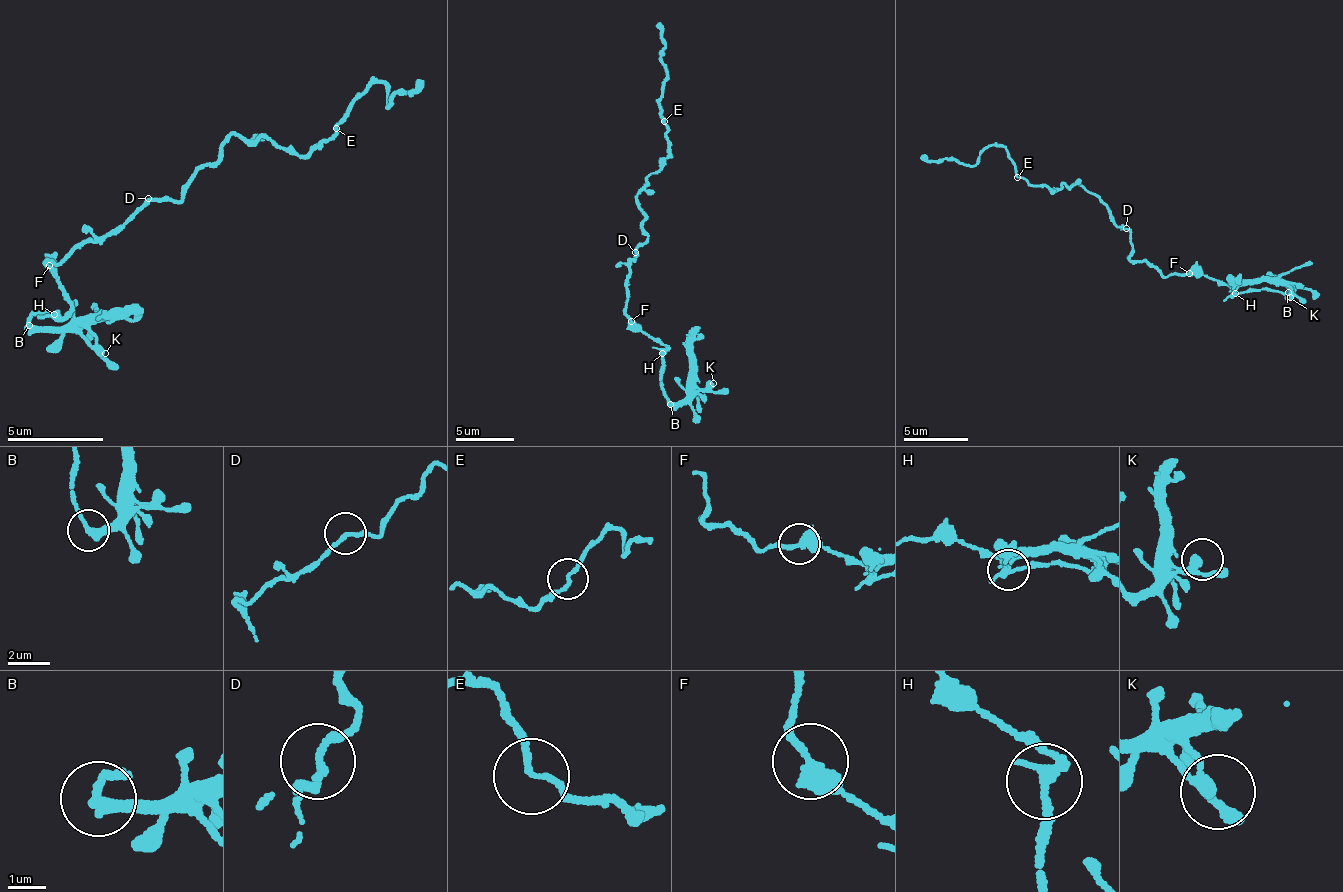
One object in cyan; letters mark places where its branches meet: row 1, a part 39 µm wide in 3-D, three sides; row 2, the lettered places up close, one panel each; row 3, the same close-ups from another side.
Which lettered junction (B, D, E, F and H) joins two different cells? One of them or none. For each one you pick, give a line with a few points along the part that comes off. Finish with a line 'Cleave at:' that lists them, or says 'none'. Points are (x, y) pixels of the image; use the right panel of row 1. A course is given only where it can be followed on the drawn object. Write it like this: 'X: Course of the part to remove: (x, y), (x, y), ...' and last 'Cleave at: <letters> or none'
B: Course of the part to remove: (1288, 291), (1289, 285), (1262, 279), (1230, 278)
Cleave at: B

